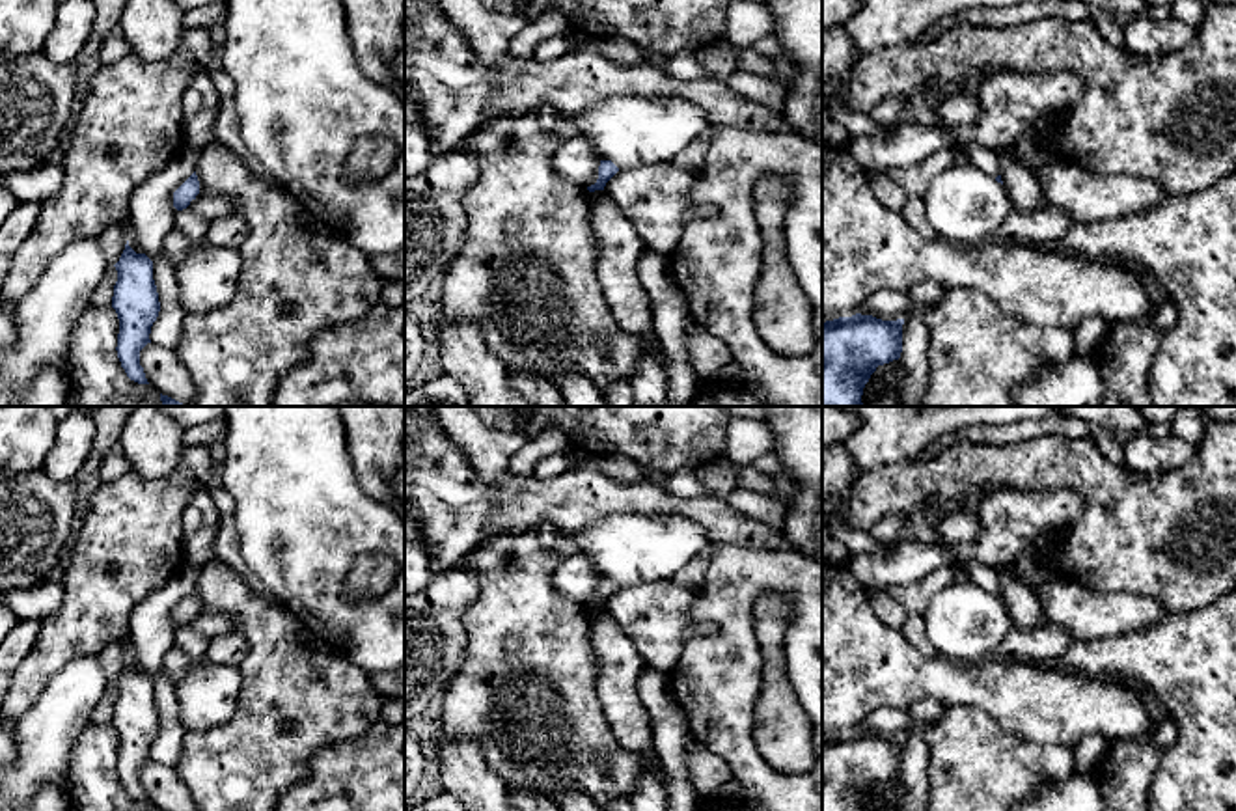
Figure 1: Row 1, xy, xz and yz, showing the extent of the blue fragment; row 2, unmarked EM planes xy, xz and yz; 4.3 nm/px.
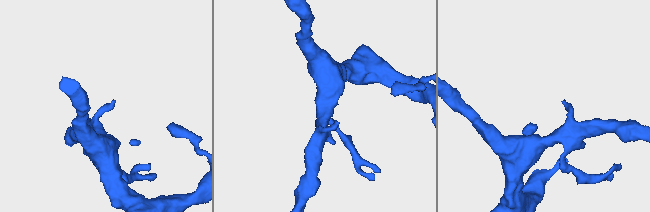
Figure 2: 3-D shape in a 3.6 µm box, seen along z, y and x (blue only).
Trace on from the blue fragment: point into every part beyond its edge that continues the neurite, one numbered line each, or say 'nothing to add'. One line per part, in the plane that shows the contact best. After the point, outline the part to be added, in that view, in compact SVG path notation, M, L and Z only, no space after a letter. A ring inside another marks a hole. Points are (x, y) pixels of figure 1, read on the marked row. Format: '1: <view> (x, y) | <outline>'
1: yz (985, 159) | M960 140L954 145L951 144L951 149L956 153L958 149L966 151L971 164L977 166L979 170L982 170L986 175L990 177L997 177L1001 175L1001 168L999 168L999 158L997 158L997 151L988 149L981 144L975 142L966 142Z

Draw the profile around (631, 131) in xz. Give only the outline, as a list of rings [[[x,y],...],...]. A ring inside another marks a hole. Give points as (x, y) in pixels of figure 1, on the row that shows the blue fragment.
[[[617,95],[604,99],[598,106],[569,119],[578,136],[591,142],[600,160],[611,160],[619,170],[656,166],[671,162],[710,123],[703,108],[682,97],[639,97]]]

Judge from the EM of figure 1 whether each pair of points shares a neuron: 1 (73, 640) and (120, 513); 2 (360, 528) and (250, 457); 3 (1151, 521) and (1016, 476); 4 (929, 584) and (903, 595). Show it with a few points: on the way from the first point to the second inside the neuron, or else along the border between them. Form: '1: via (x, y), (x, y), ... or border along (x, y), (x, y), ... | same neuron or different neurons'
1: via (96, 608), (101, 571), (120, 545) | same neuron
2: via (332, 522), (325, 521), (278, 474) | same neuron
3: via (1117, 500), (1089, 474), (1050, 474) | same neuron
4: via (923, 590), (918, 595), (908, 595) | same neuron

